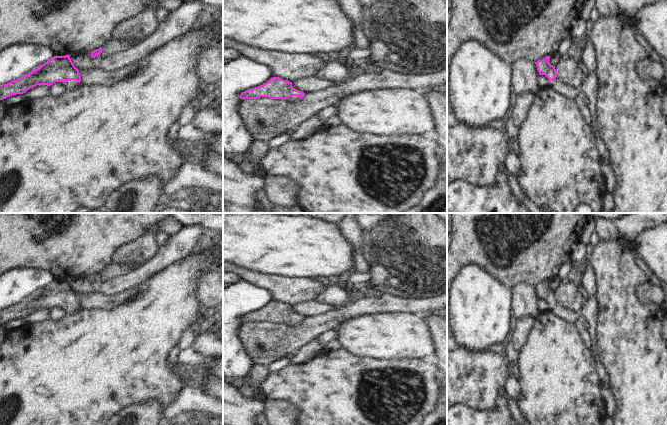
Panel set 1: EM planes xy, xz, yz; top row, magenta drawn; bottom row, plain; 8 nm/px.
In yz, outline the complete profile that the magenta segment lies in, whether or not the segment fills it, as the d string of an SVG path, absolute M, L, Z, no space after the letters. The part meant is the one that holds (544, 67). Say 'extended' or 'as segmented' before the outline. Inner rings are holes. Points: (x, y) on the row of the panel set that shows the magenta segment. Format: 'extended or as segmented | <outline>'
extended | M546 56L544 59L535 62L539 75L545 75L548 78L549 87L568 98L575 99L582 93L581 90L570 84L564 83L560 78L558 78L555 66L549 63L549 59L550 56Z

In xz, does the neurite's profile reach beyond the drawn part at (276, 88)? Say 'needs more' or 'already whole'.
needs more

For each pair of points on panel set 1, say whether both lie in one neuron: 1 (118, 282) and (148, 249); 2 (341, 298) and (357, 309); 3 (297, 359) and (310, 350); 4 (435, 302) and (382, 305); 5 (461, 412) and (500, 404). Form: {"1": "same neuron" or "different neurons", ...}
{"1": "different neurons", "2": "different neurons", "3": "same neuron", "4": "same neuron", "5": "same neuron"}

